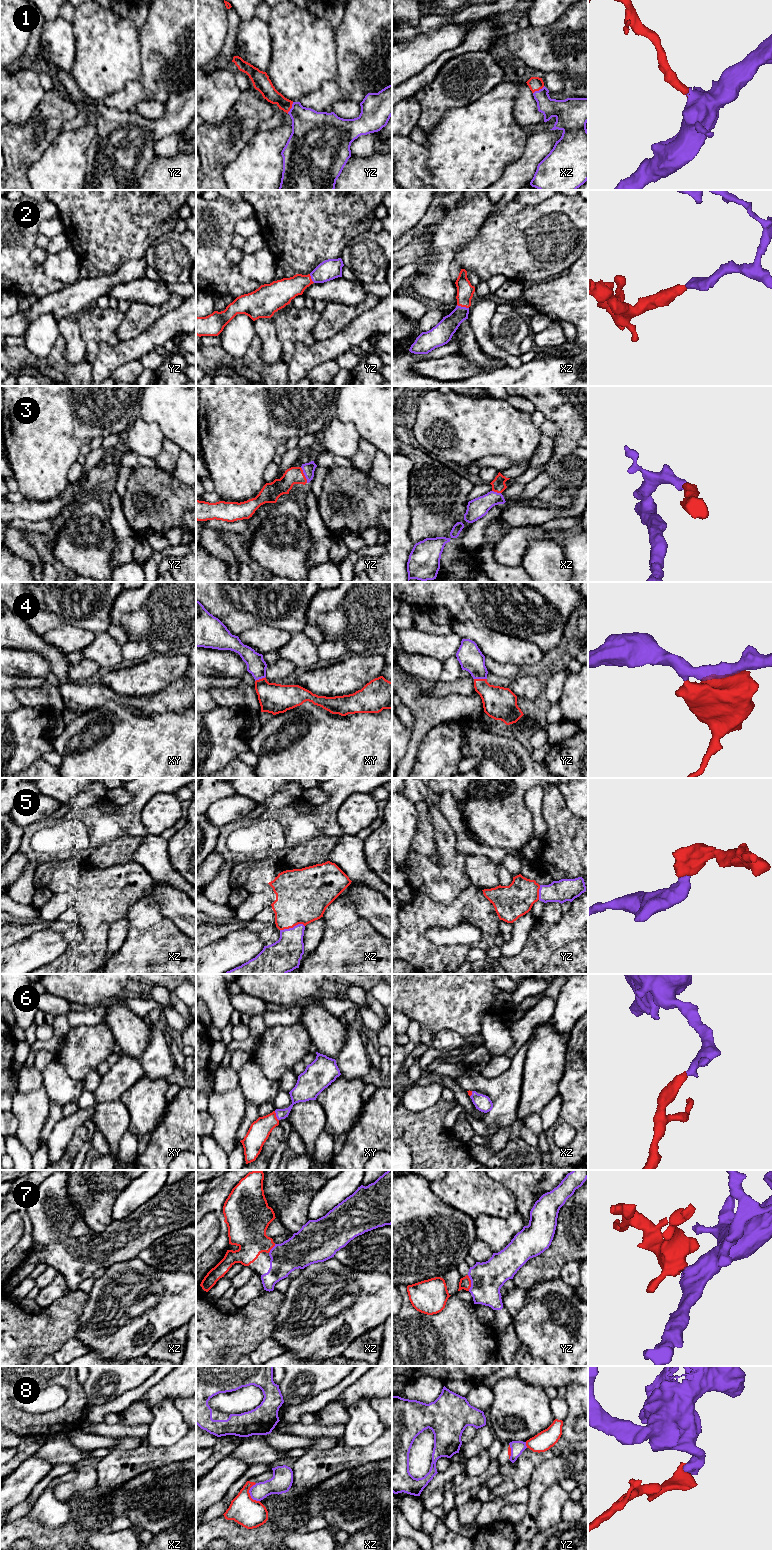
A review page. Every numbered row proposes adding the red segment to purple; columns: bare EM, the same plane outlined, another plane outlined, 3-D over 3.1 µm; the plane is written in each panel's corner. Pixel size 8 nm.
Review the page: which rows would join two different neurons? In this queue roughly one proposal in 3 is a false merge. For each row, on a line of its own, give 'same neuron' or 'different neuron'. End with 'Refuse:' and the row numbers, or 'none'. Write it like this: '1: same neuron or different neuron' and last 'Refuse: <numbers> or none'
1: same neuron
2: same neuron
3: same neuron
4: same neuron
5: same neuron
6: same neuron
7: same neuron
8: different neuron
Refuse: 8

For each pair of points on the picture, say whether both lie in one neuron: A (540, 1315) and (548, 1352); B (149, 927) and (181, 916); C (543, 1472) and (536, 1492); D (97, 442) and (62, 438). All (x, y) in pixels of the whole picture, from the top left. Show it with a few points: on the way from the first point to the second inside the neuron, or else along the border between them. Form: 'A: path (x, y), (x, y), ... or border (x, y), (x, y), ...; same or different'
A: path (539, 1324), (548, 1336), (548, 1343); same
B: border (155, 902), (159, 905), (160, 911), (180, 930); different
C: path (542, 1477), (536, 1487); same
D: border (102, 437), (95, 437), (89, 444); different

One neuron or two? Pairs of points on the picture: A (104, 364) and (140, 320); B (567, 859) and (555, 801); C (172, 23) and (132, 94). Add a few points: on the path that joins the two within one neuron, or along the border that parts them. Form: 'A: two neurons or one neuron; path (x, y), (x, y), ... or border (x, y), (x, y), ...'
A: two neurons; border (145, 329), (135, 337), (120, 341)
B: one neuron; path (554, 845), (554, 815)
C: one neuron; path (172, 41), (172, 49), (150, 76)

